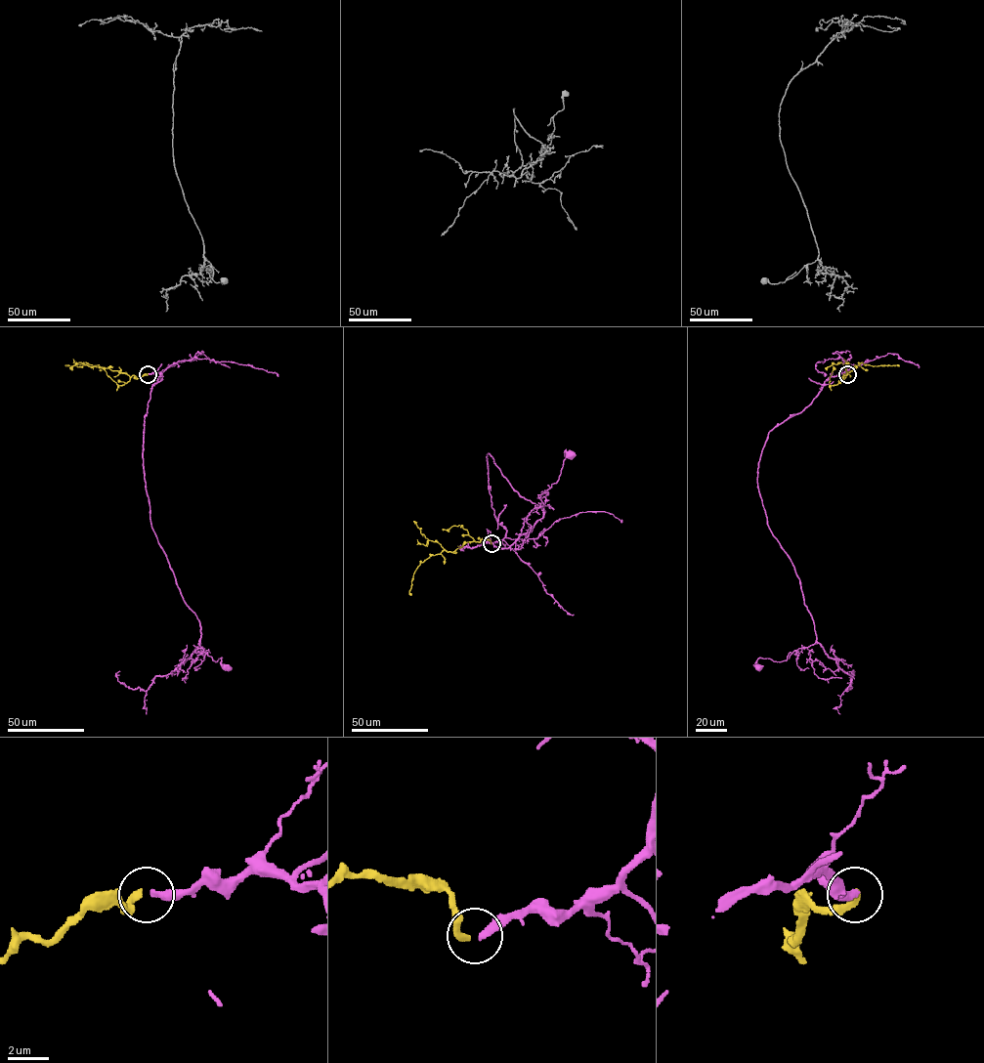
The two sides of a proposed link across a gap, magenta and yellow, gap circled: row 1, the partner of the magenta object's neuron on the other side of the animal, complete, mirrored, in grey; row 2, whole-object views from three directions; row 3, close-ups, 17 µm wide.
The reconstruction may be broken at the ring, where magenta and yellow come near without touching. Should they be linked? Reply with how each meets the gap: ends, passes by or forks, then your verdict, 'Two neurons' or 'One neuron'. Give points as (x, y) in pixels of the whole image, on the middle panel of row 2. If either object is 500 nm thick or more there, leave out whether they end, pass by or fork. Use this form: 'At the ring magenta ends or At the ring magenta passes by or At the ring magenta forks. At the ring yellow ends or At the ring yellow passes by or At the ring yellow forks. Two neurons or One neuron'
At the ring magenta ends. At the ring yellow ends. One neuron

